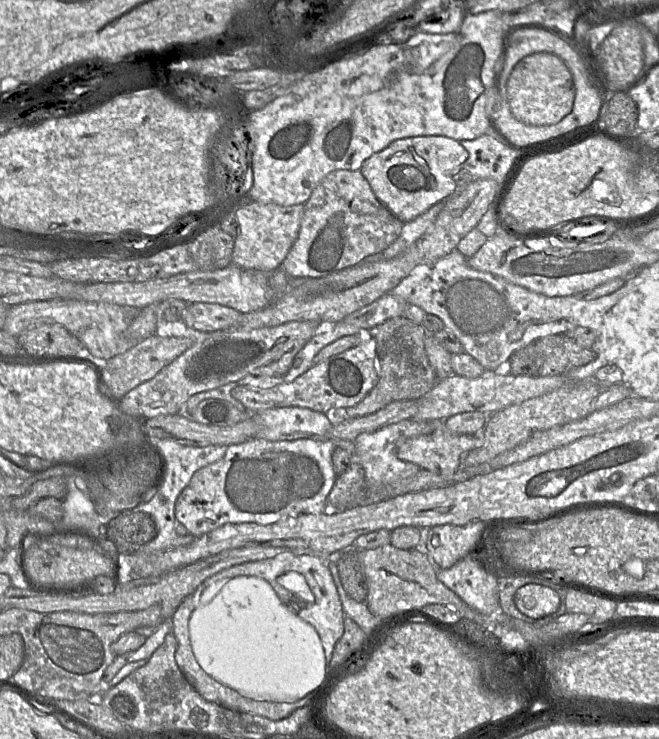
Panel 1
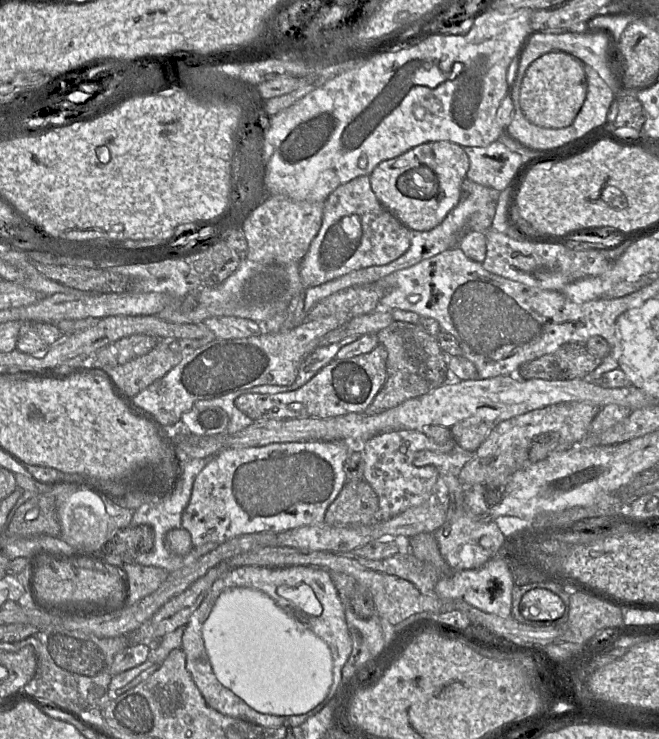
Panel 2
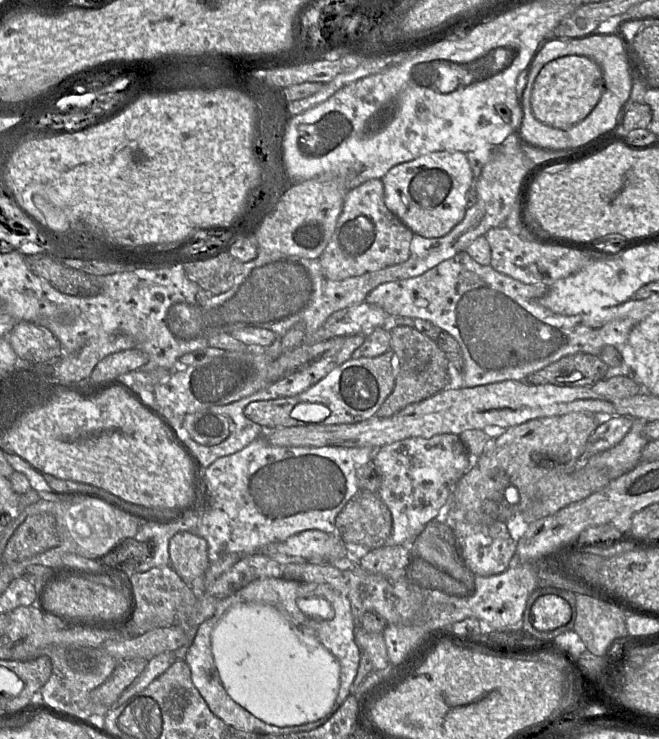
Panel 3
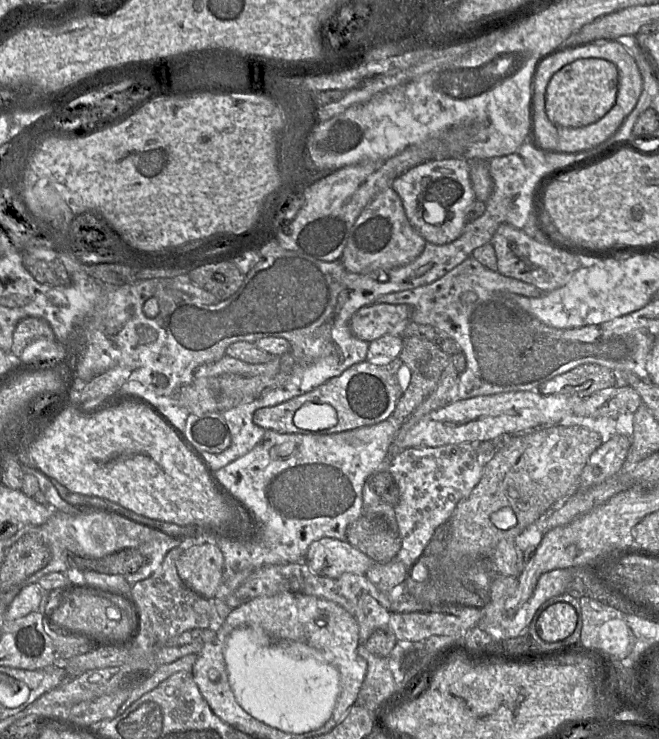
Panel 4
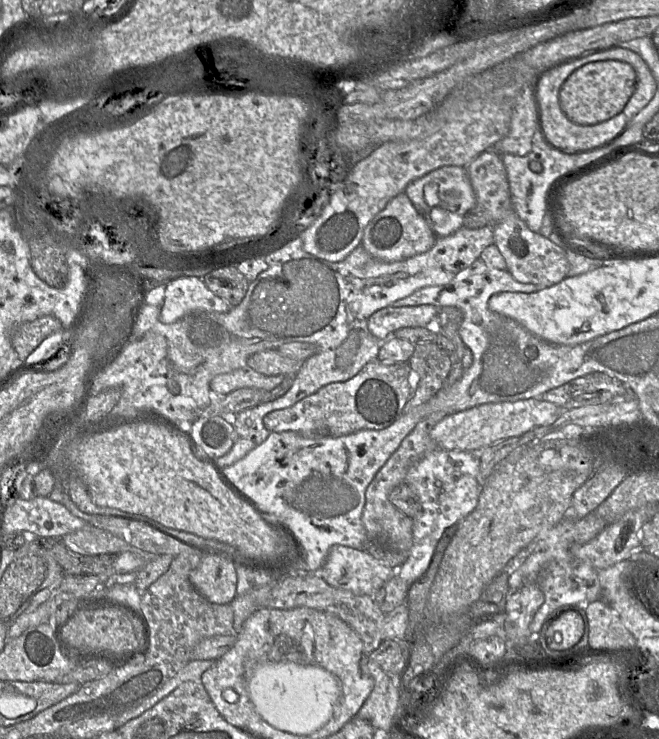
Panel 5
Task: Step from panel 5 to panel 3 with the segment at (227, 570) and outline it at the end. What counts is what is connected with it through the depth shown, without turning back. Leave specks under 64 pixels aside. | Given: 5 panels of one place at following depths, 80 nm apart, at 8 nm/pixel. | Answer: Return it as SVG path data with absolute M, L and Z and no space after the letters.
M178 532L170 539L169 556L174 570L199 598L210 565L206 540L190 532Z

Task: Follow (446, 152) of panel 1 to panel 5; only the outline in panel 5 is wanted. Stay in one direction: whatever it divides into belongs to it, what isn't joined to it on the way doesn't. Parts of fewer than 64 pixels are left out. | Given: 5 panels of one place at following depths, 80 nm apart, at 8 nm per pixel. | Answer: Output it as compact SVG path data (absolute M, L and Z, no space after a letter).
M443 166L412 181L404 193L425 218L437 238L463 227L464 216L476 205L476 197L466 167Z

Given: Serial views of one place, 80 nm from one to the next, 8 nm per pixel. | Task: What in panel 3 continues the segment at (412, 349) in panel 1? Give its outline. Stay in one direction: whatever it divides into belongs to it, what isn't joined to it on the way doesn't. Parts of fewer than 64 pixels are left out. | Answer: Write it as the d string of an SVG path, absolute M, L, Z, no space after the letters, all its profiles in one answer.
M390 322L390 350L395 354L399 371L395 386L375 416L390 417L410 404L422 401L449 386L449 356L440 349L436 340L431 339L412 326L393 325Z

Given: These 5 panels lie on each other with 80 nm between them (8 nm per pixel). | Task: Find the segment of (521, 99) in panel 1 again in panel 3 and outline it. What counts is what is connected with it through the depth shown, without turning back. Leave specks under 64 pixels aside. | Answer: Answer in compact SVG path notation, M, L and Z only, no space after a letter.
M563 56L548 62L536 76L530 97L531 110L543 124L569 129L592 112L603 92L603 74L596 62L585 56Z

